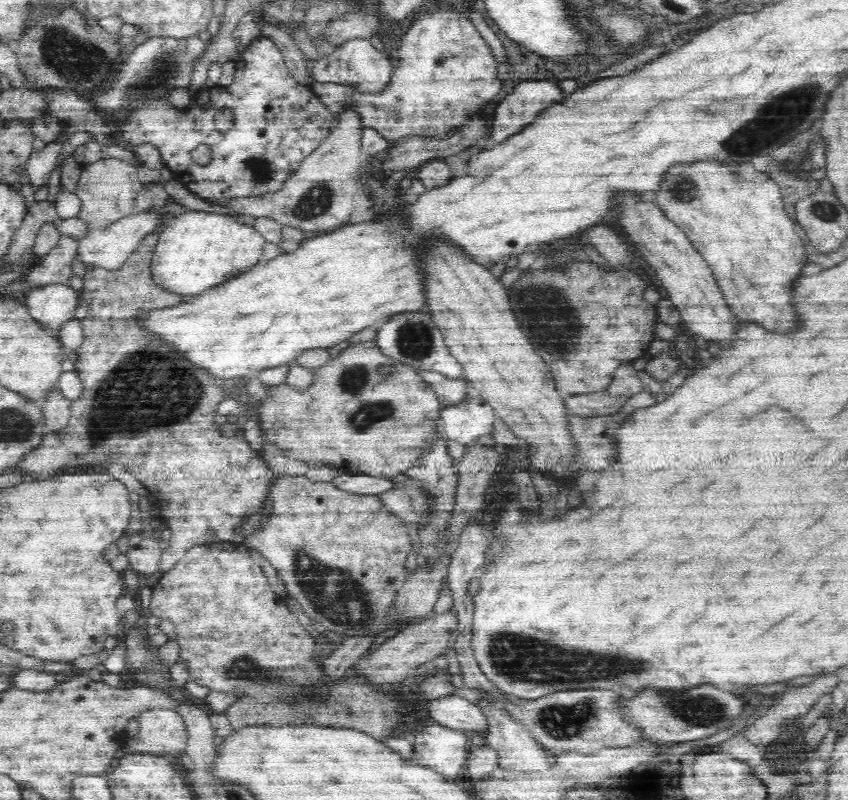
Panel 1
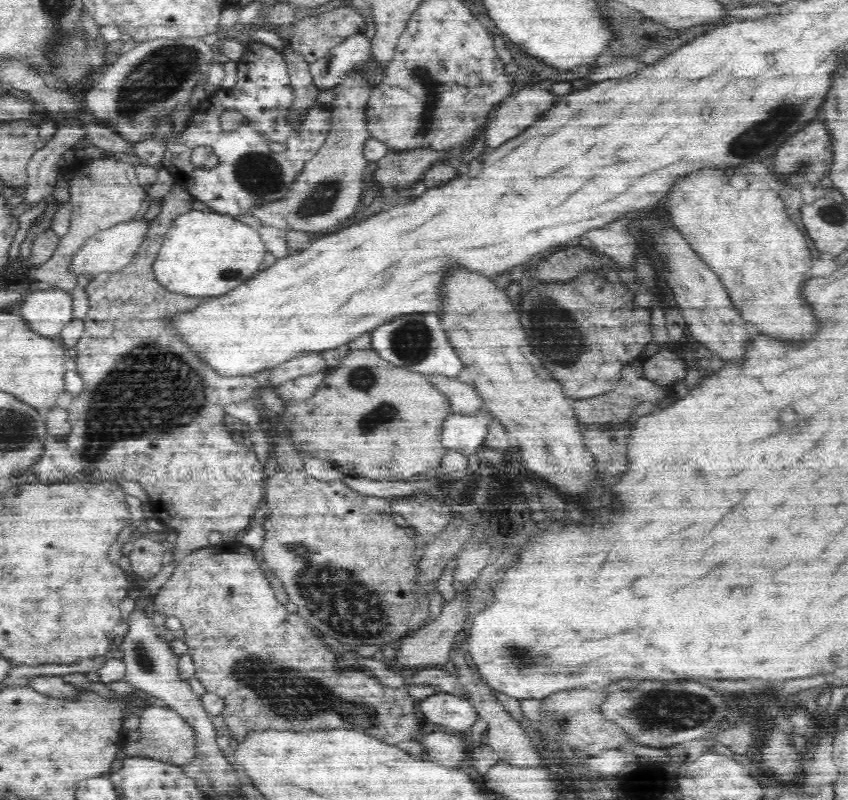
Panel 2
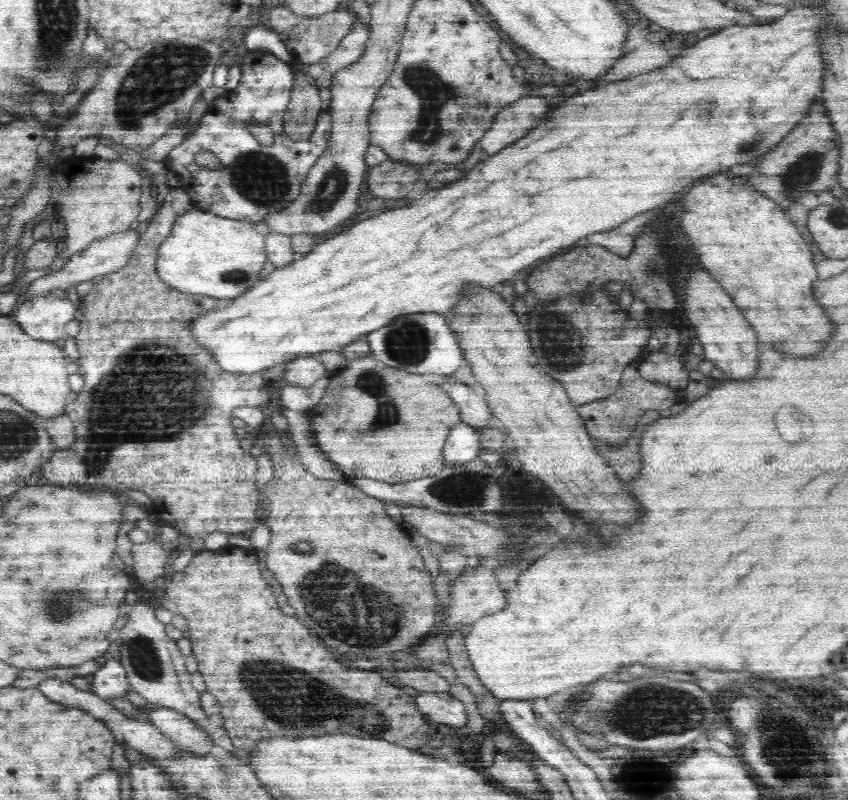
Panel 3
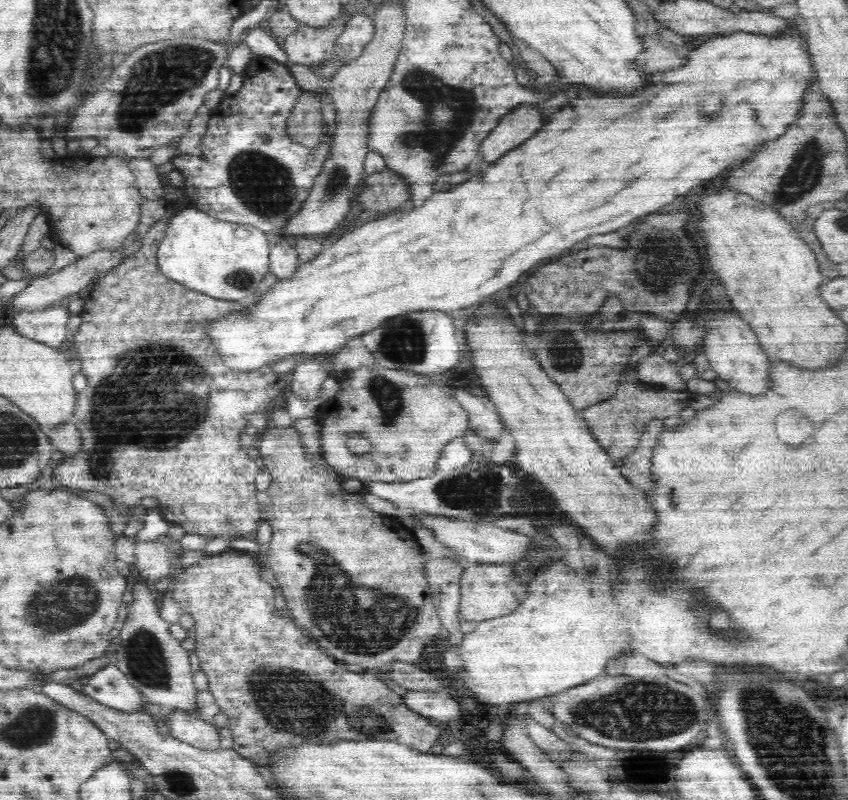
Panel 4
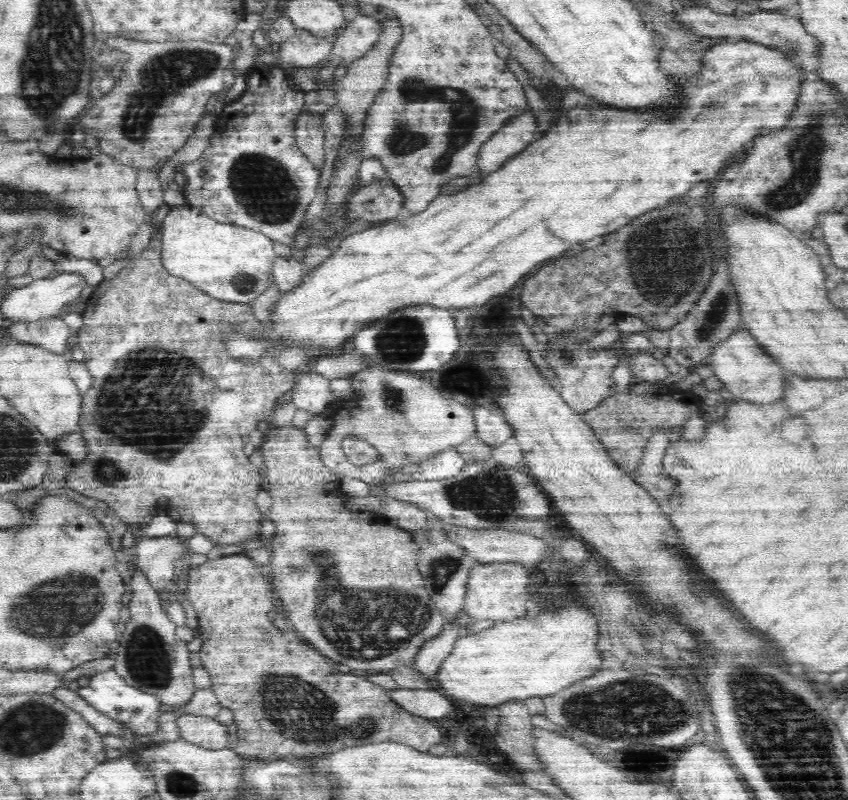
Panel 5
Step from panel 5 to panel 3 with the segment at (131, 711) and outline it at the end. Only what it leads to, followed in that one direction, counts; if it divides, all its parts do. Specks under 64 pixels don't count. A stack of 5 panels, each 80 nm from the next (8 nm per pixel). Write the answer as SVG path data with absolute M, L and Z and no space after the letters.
M106 661L104 666L93 674L93 691L100 699L123 696L129 688L126 671L120 661Z

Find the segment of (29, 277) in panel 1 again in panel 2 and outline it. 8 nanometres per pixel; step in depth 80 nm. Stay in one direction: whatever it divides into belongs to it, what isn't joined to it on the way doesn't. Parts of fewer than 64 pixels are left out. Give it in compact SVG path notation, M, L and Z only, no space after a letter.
M112 157L101 158L86 163L74 162L74 178L71 182L71 203L74 214L70 218L70 229L60 237L56 251L50 259L32 267L30 278L35 285L41 283L64 289L72 295L77 285L77 276L71 268L72 259L80 251L86 239L97 231L112 227L120 222L136 218L142 213L144 206L145 188L138 183L134 166Z

